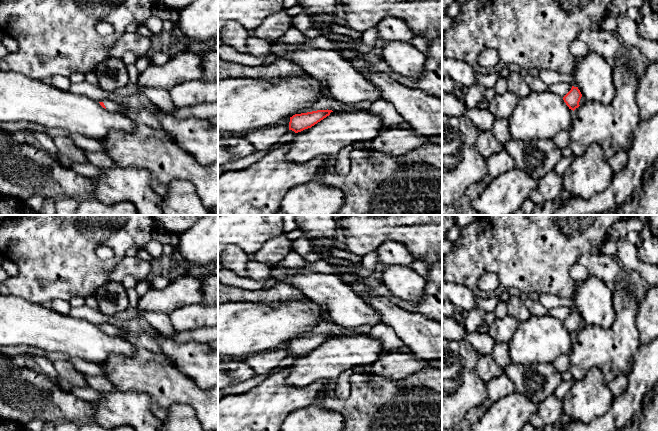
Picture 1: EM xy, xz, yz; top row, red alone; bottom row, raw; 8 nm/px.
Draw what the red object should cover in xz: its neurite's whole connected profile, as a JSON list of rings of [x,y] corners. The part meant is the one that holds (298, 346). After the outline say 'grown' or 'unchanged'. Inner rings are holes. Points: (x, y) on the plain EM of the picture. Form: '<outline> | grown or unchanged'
[[[322,321],[318,323],[312,330],[300,333],[295,339],[290,341],[289,354],[295,357],[311,352],[324,342],[330,339],[332,331],[338,325],[333,321]]] | grown

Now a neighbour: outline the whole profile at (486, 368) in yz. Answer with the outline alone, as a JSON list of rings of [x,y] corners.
[[[490,354],[481,355],[474,367],[477,375],[488,383],[504,373],[504,370],[495,363]]]

